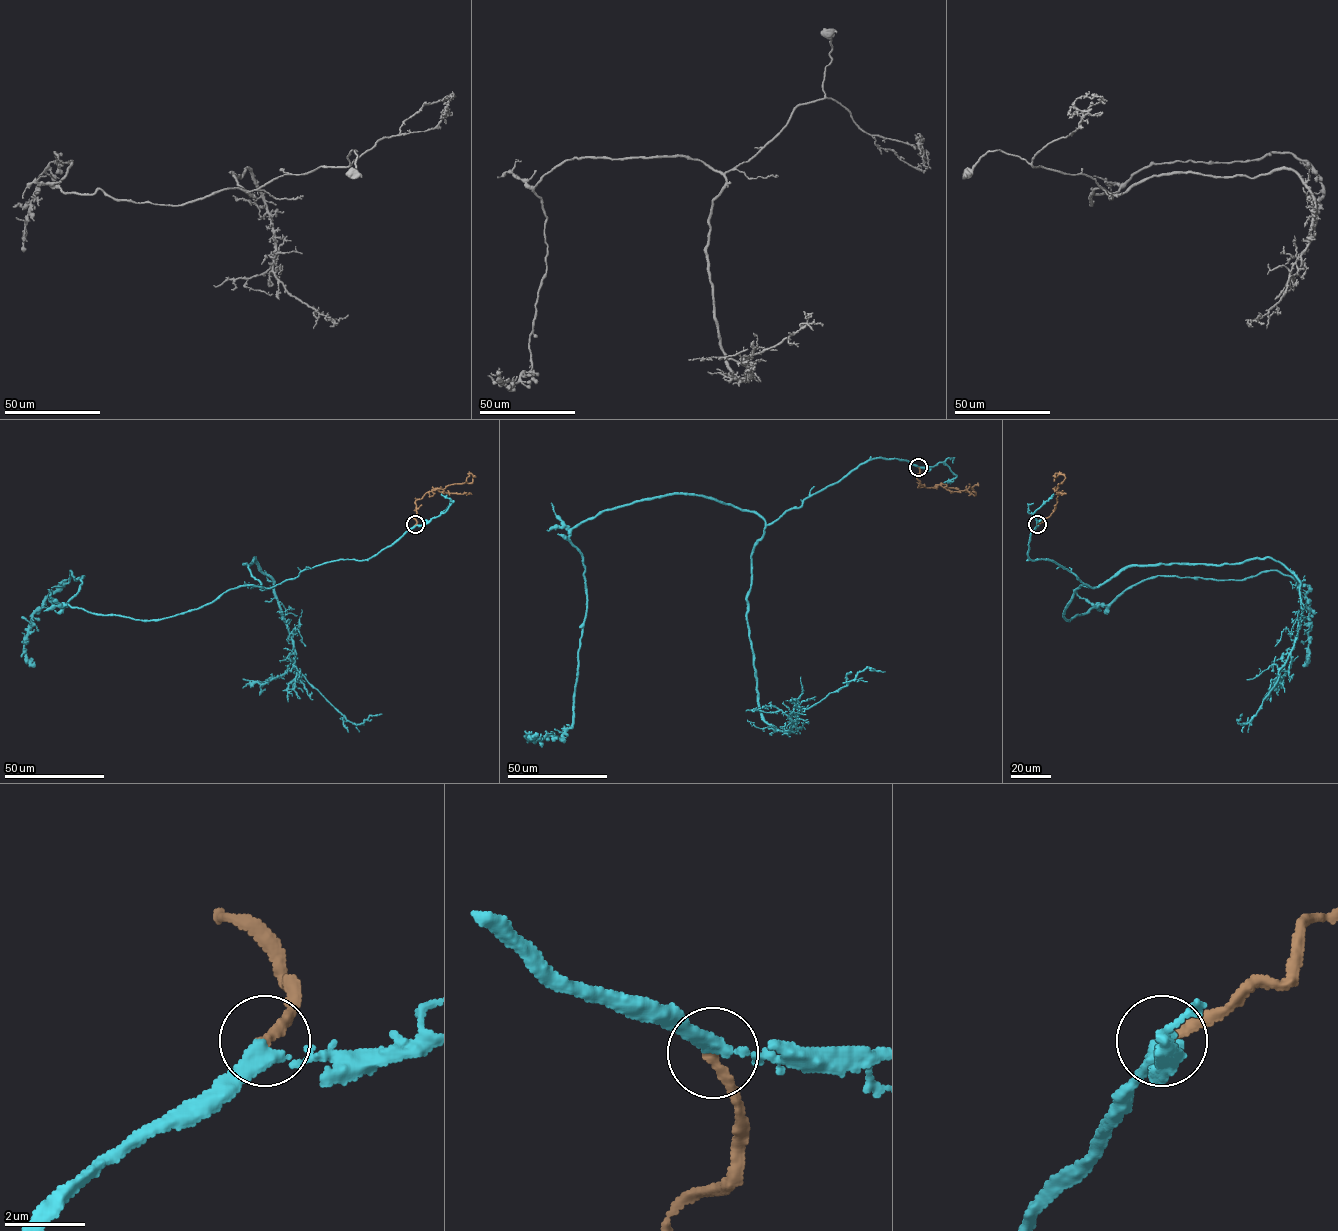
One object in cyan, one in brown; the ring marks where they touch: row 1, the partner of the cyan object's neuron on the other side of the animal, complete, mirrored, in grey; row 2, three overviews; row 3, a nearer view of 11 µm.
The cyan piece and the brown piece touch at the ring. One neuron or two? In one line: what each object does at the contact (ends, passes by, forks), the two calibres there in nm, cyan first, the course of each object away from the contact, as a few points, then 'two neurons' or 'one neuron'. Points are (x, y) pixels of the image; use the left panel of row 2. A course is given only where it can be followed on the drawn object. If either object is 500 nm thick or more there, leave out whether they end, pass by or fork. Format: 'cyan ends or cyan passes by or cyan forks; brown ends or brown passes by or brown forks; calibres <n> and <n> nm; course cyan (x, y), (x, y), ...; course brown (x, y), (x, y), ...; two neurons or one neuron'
cyan passes by; brown ends; calibres 280 and 220 nm; course cyan (415, 524), (364, 560), (160, 619), (66, 605), (84, 576), (71, 570), (32, 617), (34, 662); course brown (415, 524), (415, 501), (438, 488), (443, 490), (449, 485), (471, 483), (472, 475), (469, 473), (475, 477); one neuron

